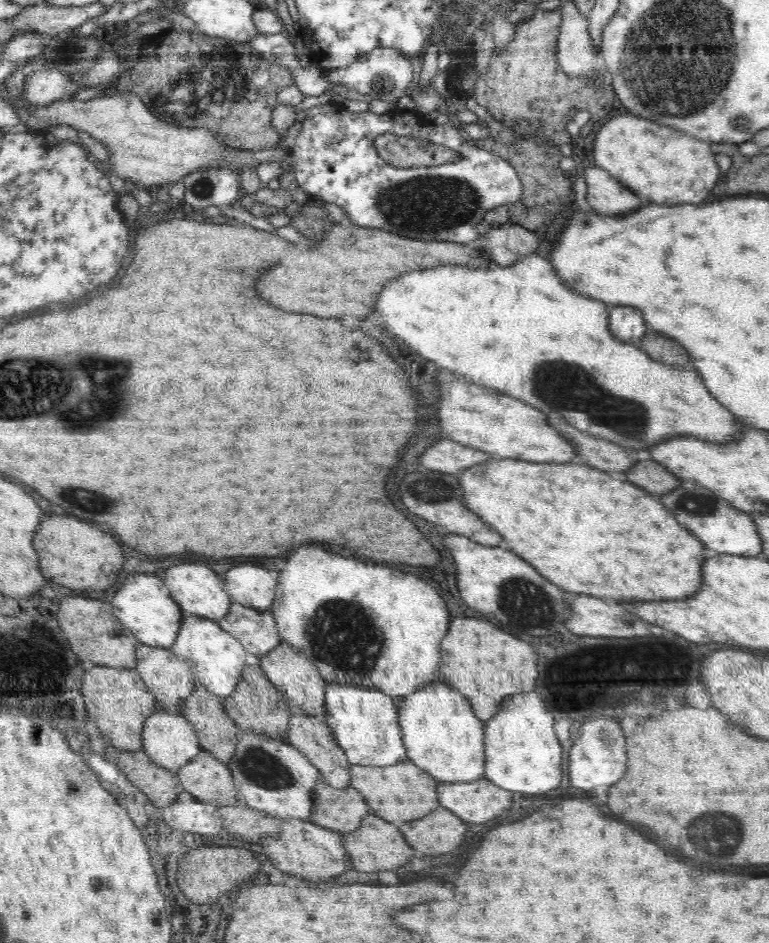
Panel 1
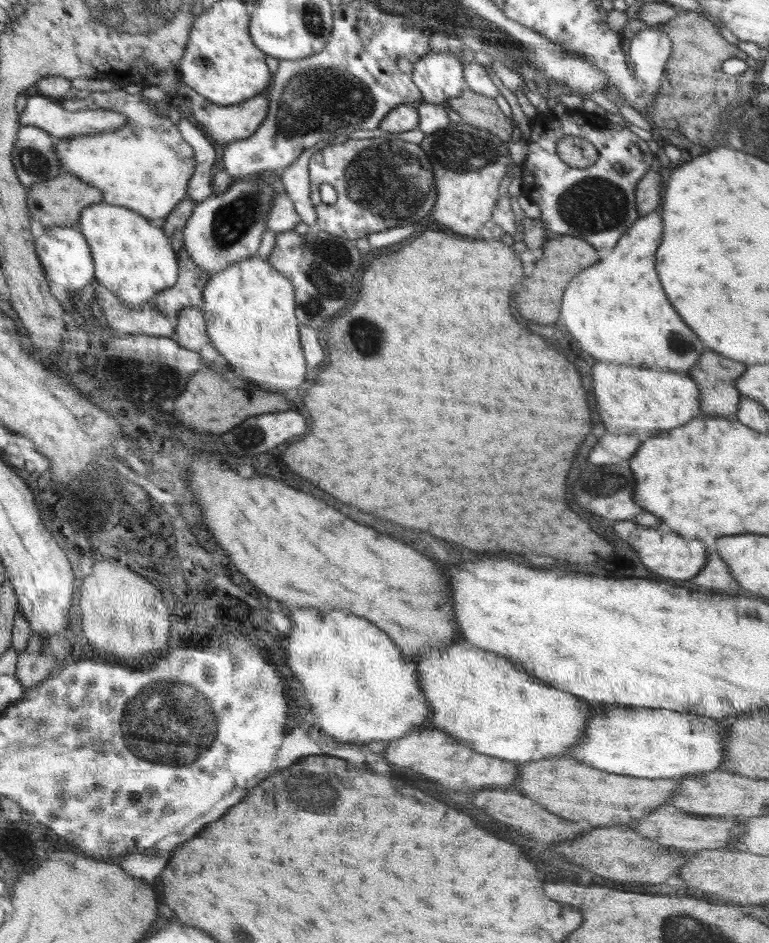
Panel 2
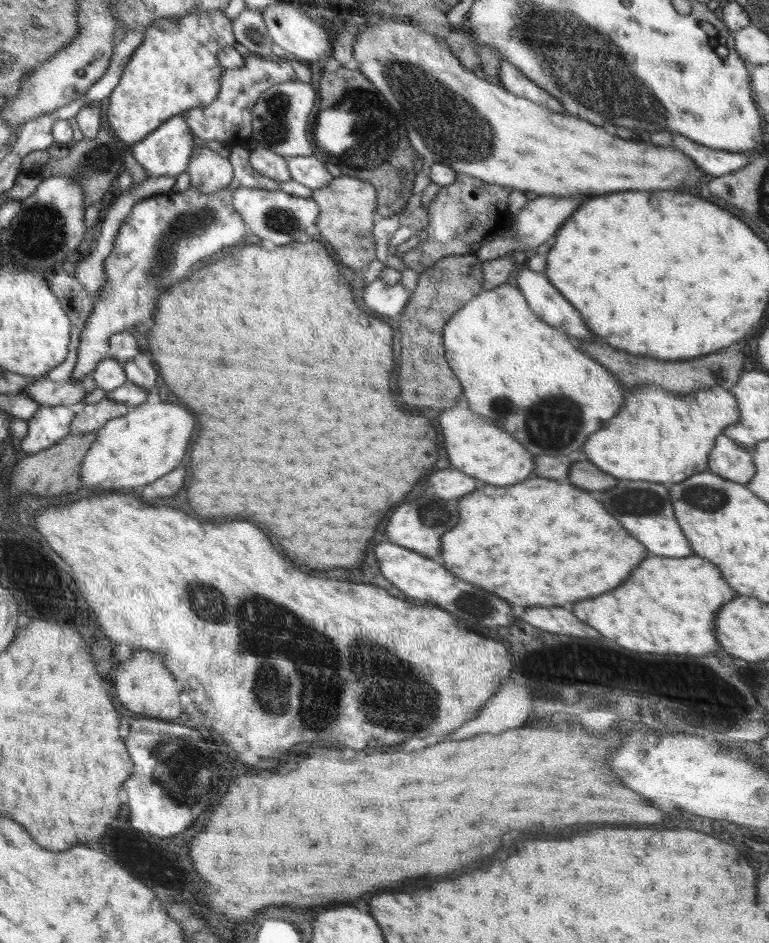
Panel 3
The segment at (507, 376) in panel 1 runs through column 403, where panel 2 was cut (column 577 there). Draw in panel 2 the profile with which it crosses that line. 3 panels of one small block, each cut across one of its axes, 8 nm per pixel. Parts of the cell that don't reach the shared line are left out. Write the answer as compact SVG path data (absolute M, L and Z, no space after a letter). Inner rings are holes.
M660 212L640 217L606 258L576 274L565 288L560 304L562 320L584 352L596 360L688 371L706 350L698 336L676 314L658 280L654 256L662 232Z

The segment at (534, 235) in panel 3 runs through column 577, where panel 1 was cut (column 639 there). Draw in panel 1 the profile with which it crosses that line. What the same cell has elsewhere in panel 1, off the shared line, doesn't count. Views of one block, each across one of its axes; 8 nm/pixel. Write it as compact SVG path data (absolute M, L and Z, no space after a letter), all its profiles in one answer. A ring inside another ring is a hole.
M598 166L588 168L584 172L586 184L580 184L580 190L586 190L580 196L580 202L591 212L598 212L602 216L620 216L630 214L642 208L642 200L622 188L606 170Z

